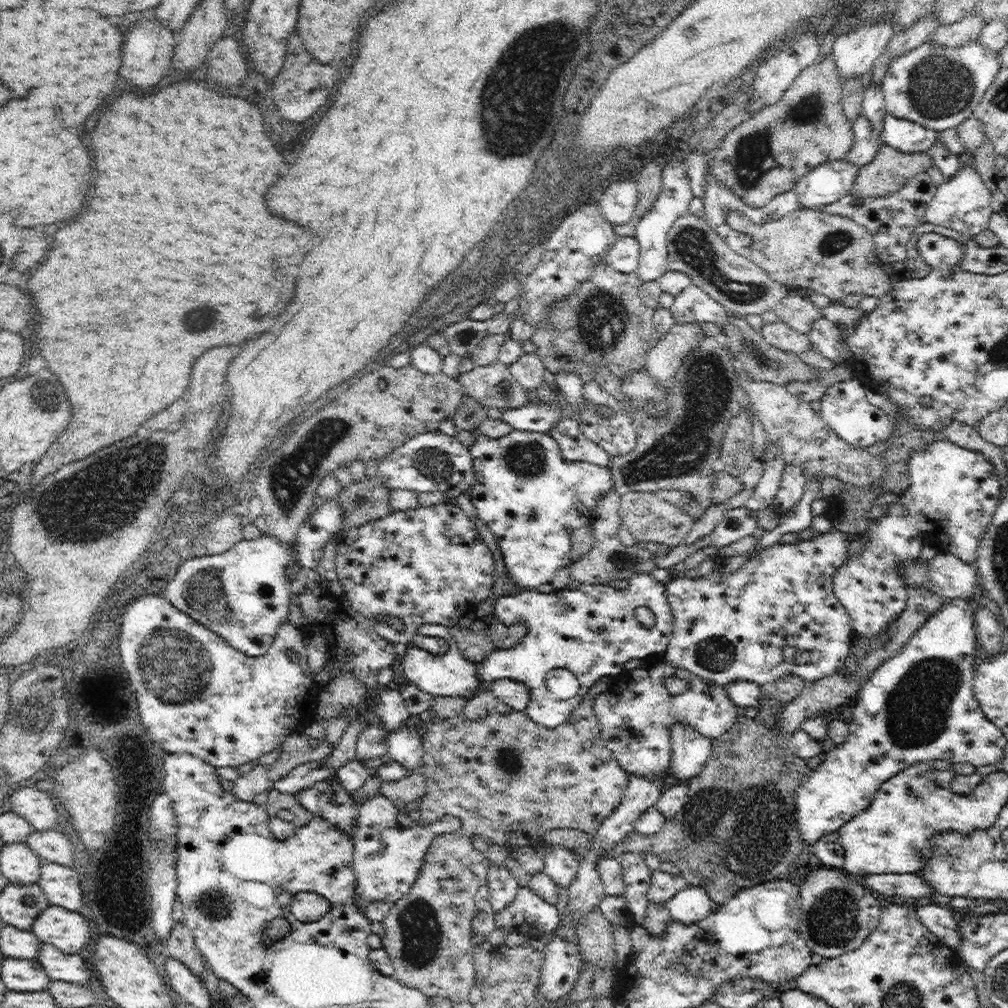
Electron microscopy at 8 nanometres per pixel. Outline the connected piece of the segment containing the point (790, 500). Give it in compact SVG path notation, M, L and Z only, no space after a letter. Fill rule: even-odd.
M795 462L786 463L773 505L776 512L782 514L784 511L791 511L803 498L806 482L807 476L799 464Z

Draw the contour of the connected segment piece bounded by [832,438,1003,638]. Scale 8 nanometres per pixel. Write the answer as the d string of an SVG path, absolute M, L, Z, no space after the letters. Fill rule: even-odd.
M945 438L917 450L908 463L911 482L900 497L900 502L885 506L886 514L870 523L867 541L861 553L852 553L848 560L839 566L832 578L832 588L840 604L848 611L855 637L878 636L886 624L898 618L906 606L909 587L900 573L900 566L912 564L920 556L922 546L931 542L938 552L950 552L964 562L974 564L980 538L986 532L994 513L1000 505L1003 493L999 476L990 460L981 452L949 442Z

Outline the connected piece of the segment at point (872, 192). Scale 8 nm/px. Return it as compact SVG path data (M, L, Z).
M882 143L878 147L874 160L858 170L851 193L860 198L888 196L900 190L916 174L927 172L932 166L934 166L933 160L926 152L902 152L889 144Z

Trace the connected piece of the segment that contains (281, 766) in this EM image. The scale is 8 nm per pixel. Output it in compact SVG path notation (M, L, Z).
M292 731L284 739L278 760L267 766L267 775L272 784L300 764L322 761L331 754L334 748L334 744L323 740L319 748L313 749L308 740L310 740L309 735L298 731Z

